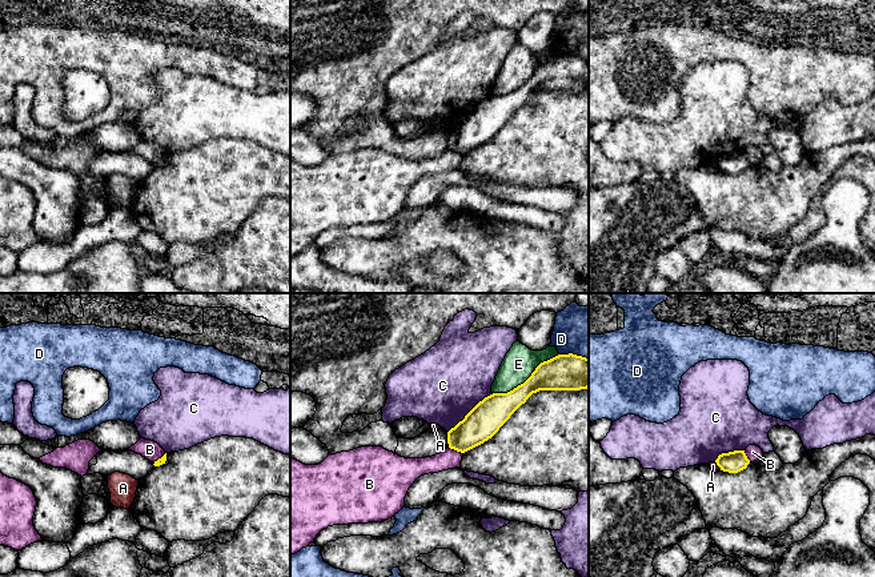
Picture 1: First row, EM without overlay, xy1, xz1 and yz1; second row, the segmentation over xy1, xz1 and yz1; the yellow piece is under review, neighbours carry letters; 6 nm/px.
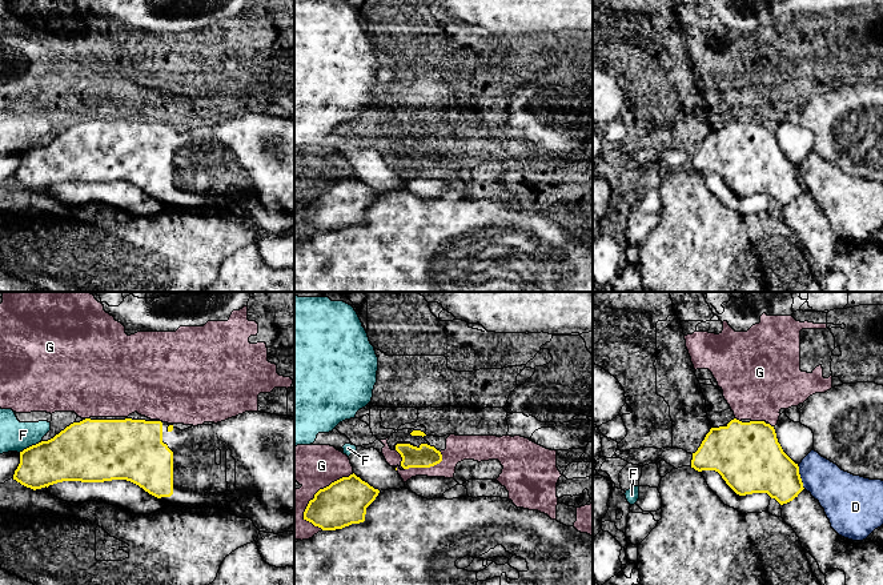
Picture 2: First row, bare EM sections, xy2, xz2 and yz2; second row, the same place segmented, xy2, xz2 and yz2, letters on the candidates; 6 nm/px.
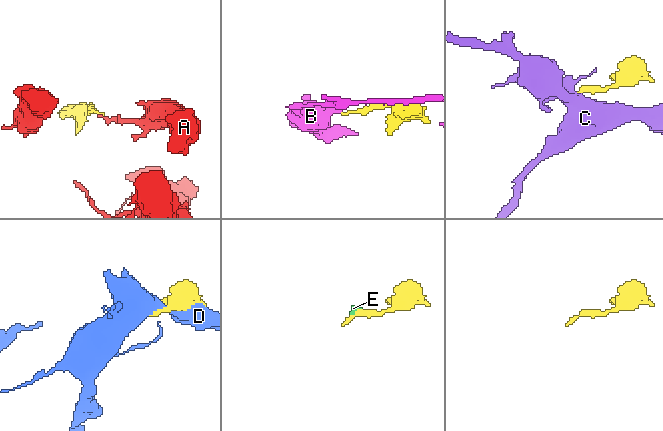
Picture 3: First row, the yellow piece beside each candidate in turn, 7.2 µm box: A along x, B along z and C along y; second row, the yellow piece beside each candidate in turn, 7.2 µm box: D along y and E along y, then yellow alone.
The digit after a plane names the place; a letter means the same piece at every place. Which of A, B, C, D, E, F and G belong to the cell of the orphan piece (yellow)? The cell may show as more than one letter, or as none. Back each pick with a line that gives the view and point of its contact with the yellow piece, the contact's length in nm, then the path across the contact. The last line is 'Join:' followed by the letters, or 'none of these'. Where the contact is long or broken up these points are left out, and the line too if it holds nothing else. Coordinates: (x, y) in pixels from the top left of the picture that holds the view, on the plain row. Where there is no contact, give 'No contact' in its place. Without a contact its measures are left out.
Join: none of these

